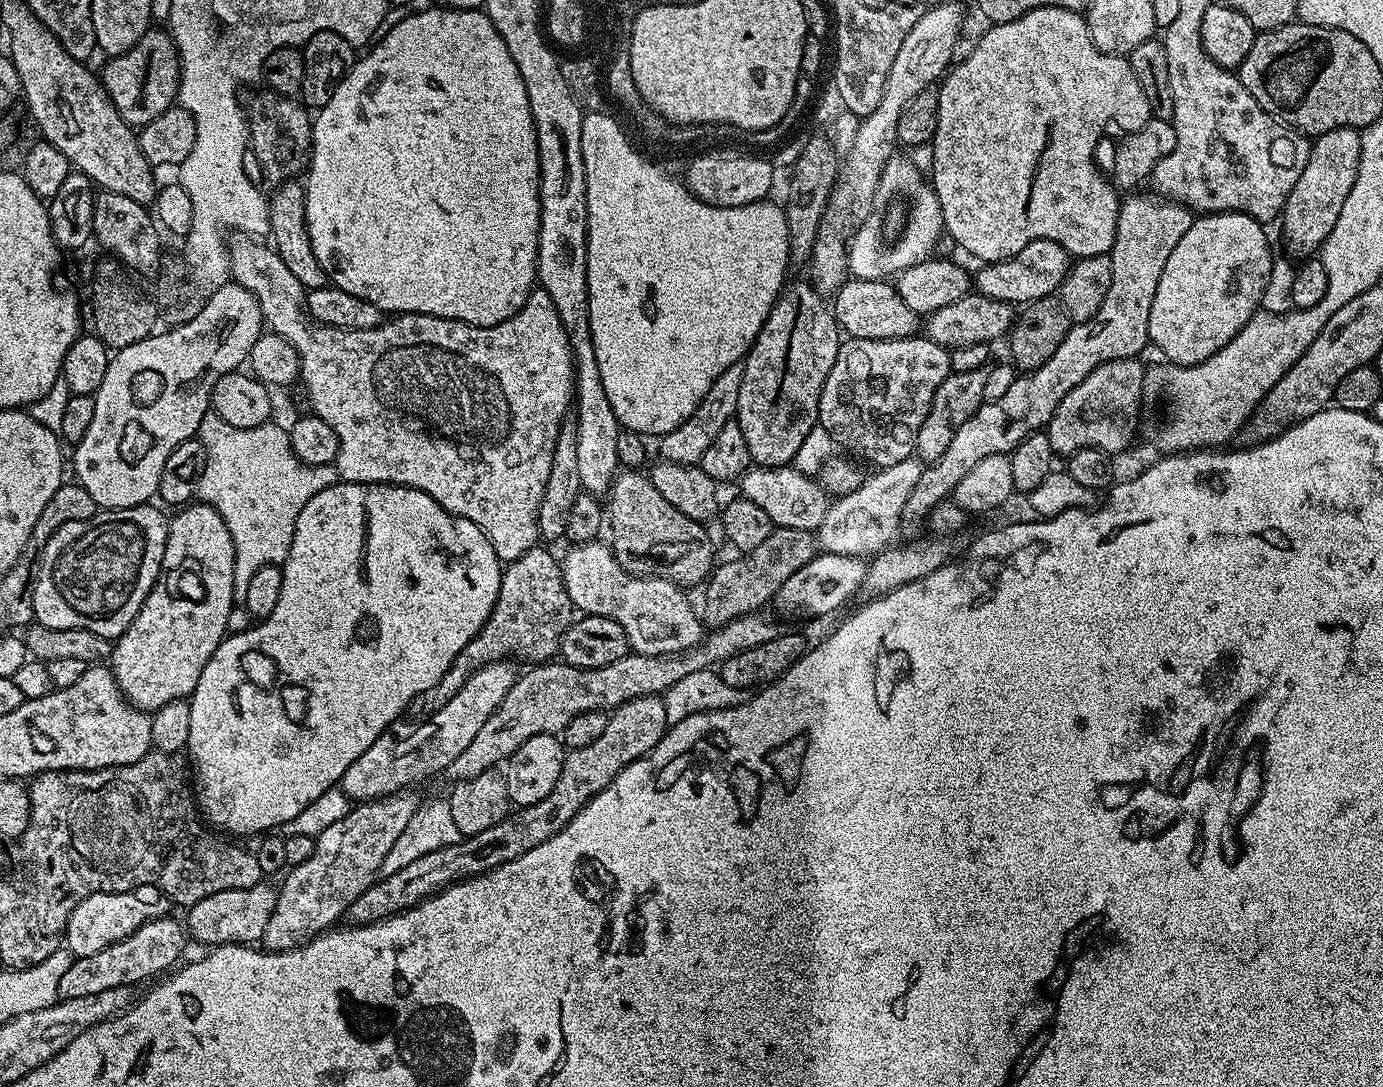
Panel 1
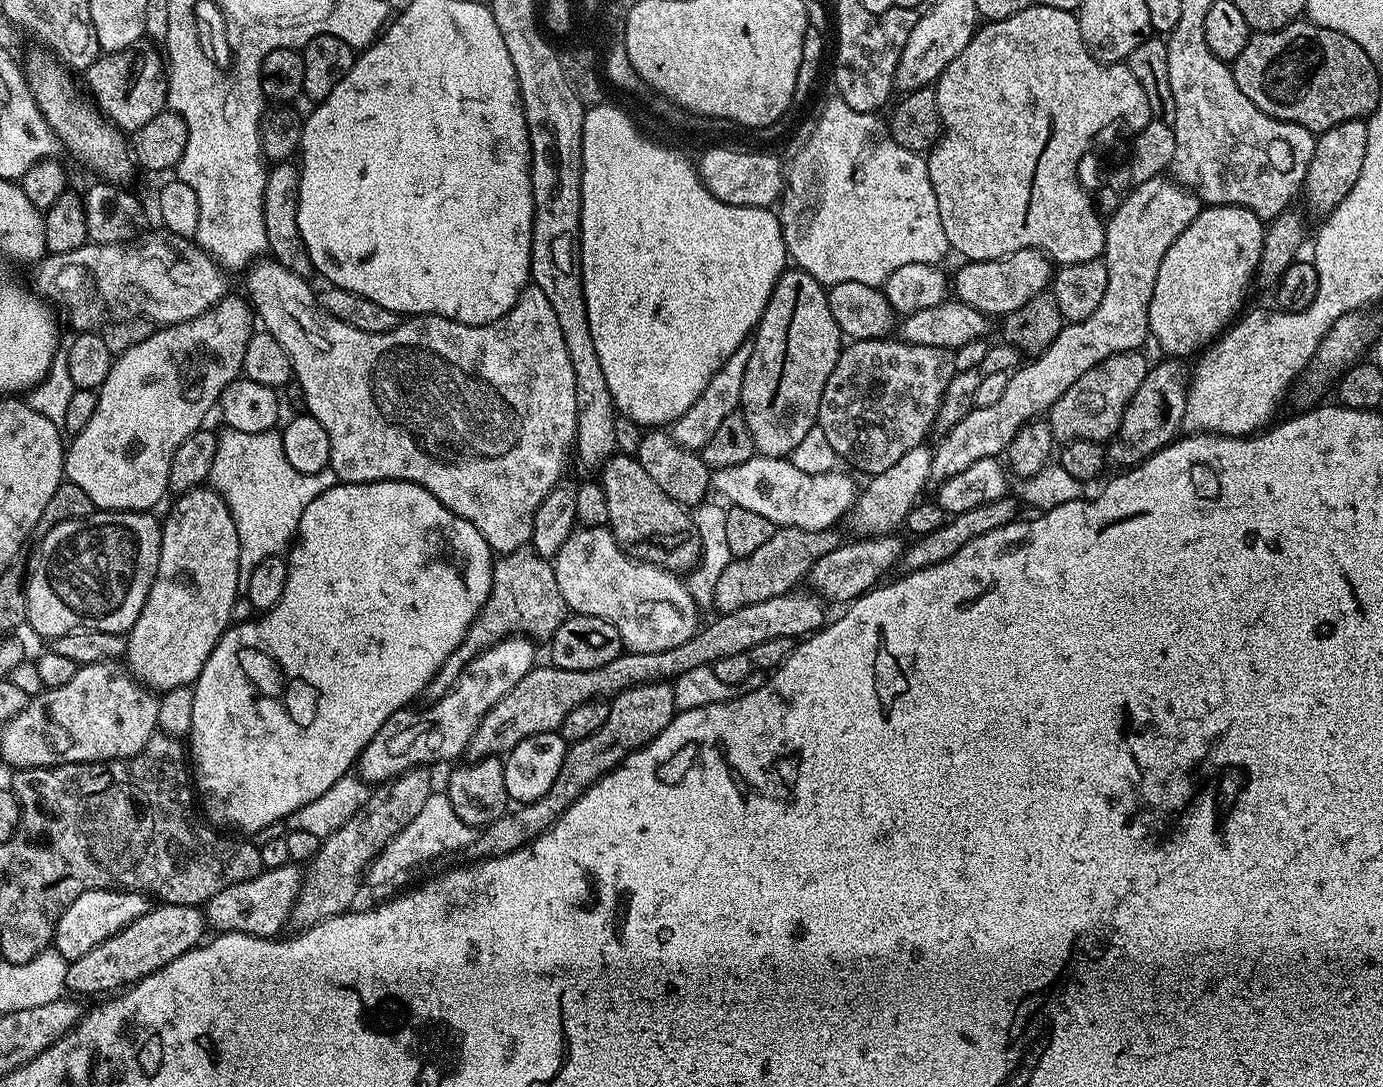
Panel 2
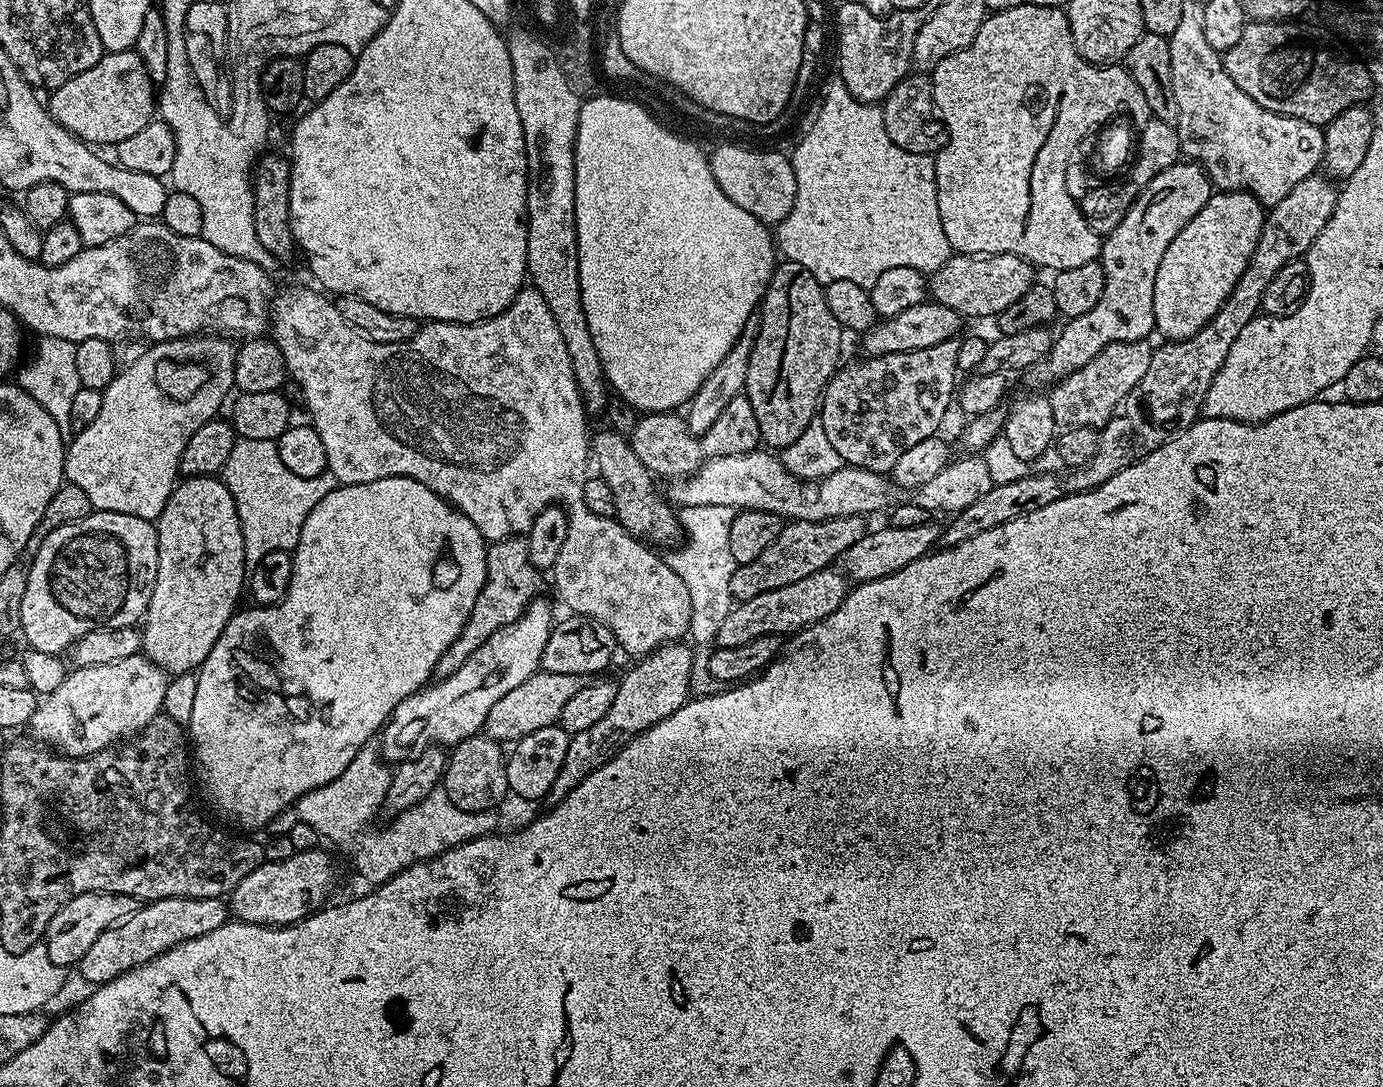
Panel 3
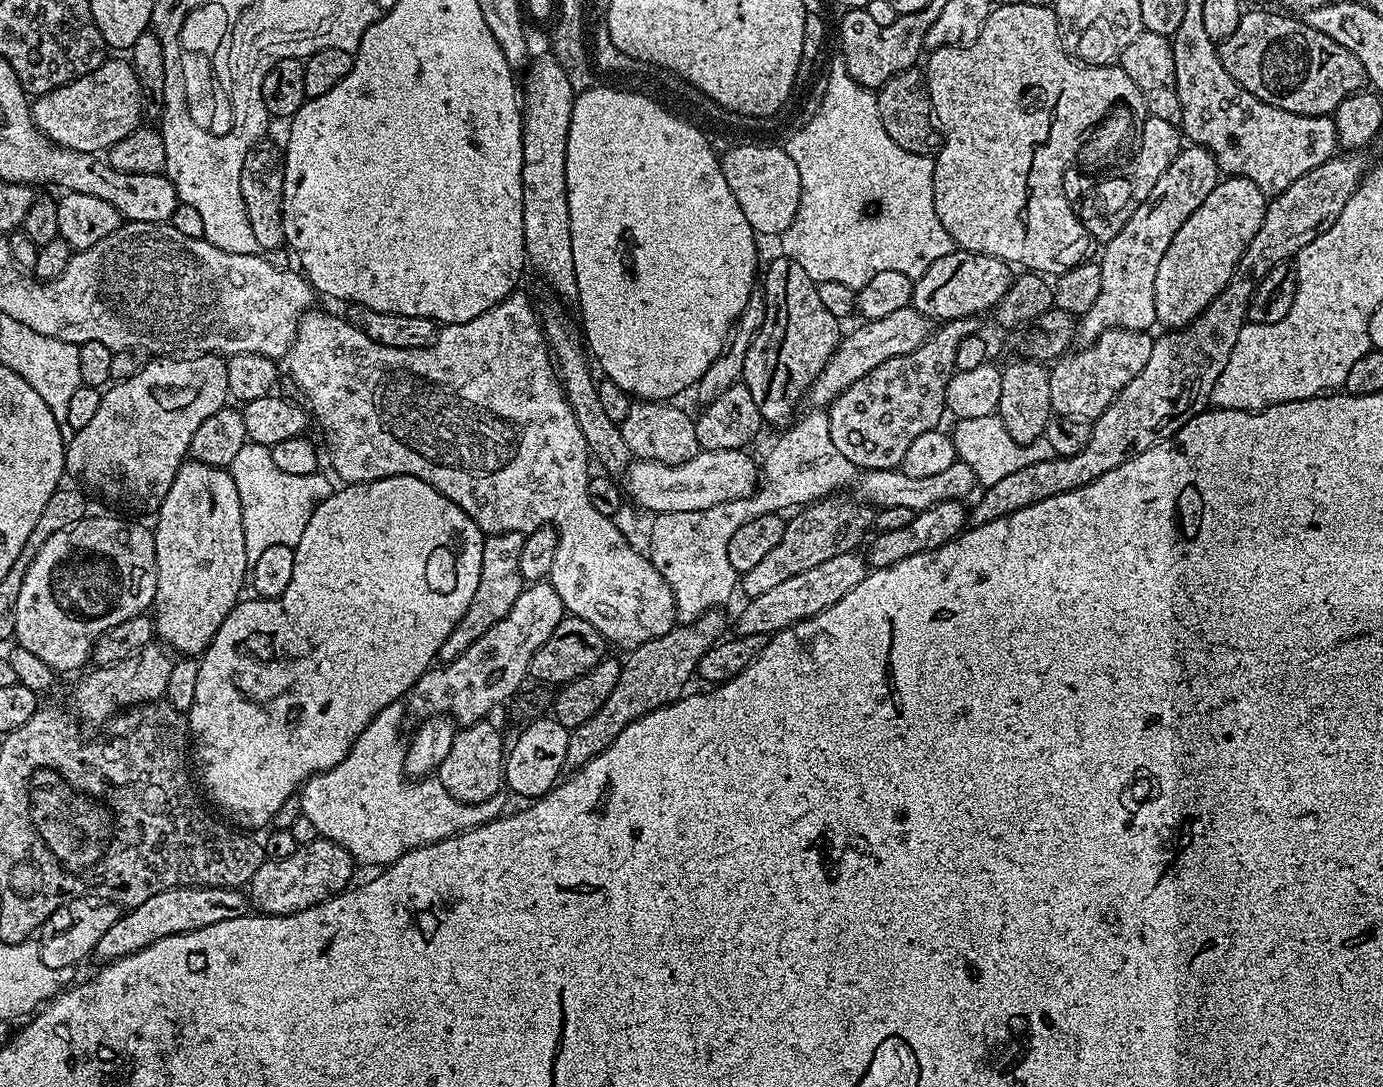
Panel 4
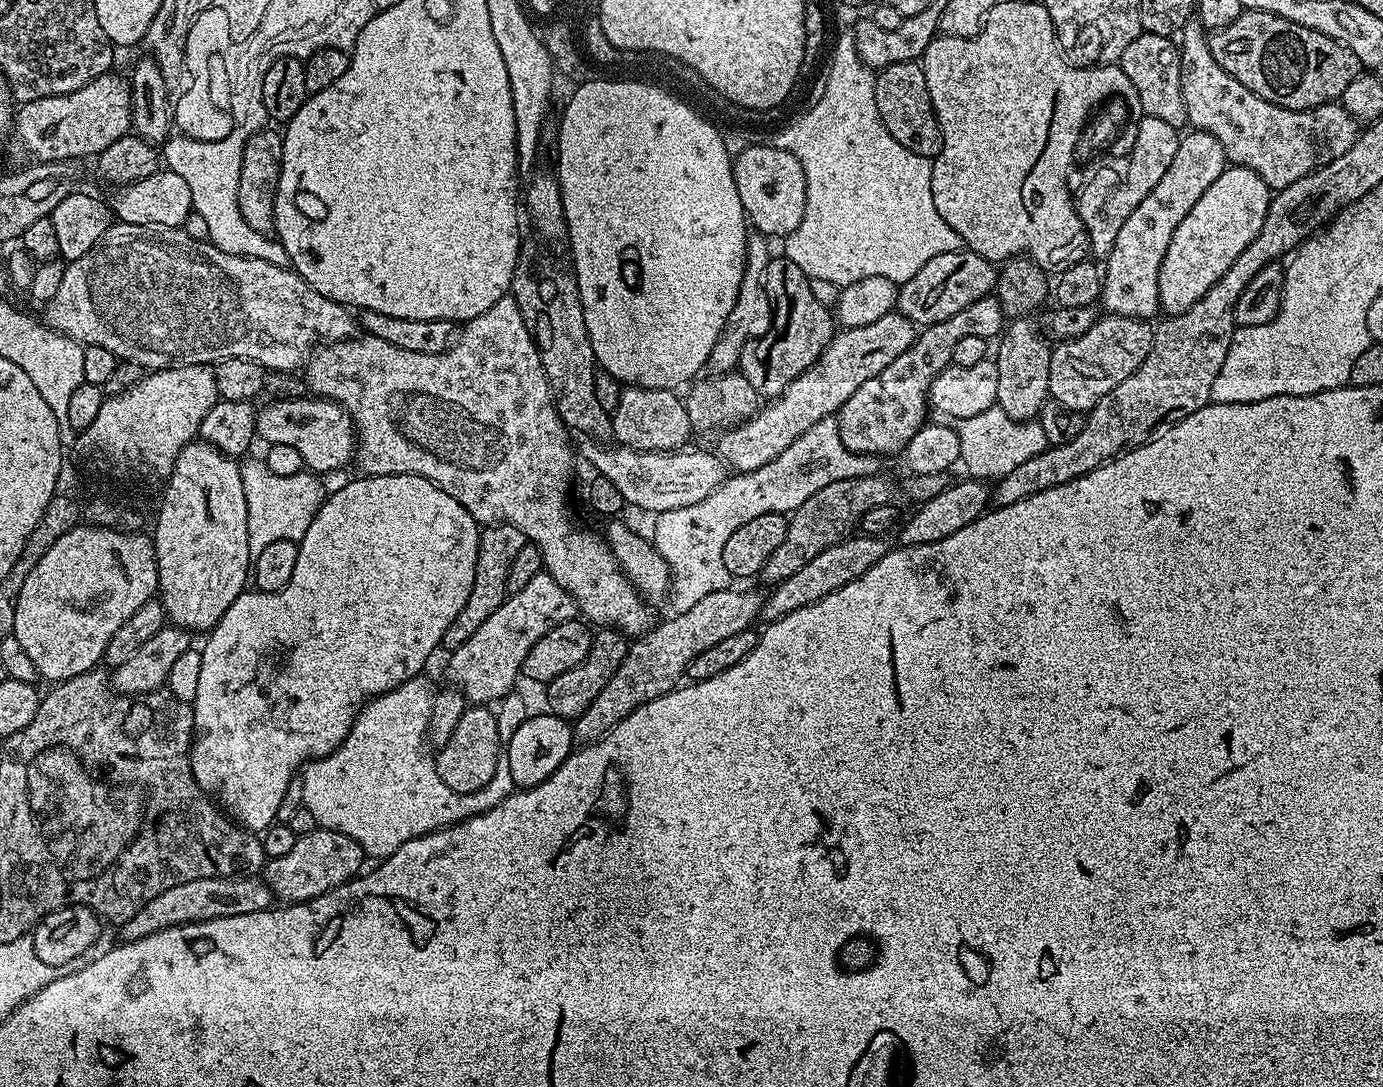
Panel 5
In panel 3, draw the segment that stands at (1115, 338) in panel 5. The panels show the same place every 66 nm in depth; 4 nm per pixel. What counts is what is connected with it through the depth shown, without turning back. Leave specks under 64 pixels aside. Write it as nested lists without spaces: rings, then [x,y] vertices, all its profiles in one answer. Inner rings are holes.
[[[1148,340],[1138,342],[1114,342],[1107,344],[1097,356],[1090,358],[1086,366],[1074,370],[1069,376],[1055,385],[1050,392],[1052,409],[1057,425],[1073,428],[1086,426],[1097,430],[1104,427],[1104,423],[1114,414],[1116,405],[1142,382],[1142,374],[1150,370],[1150,358],[1154,351]]]

